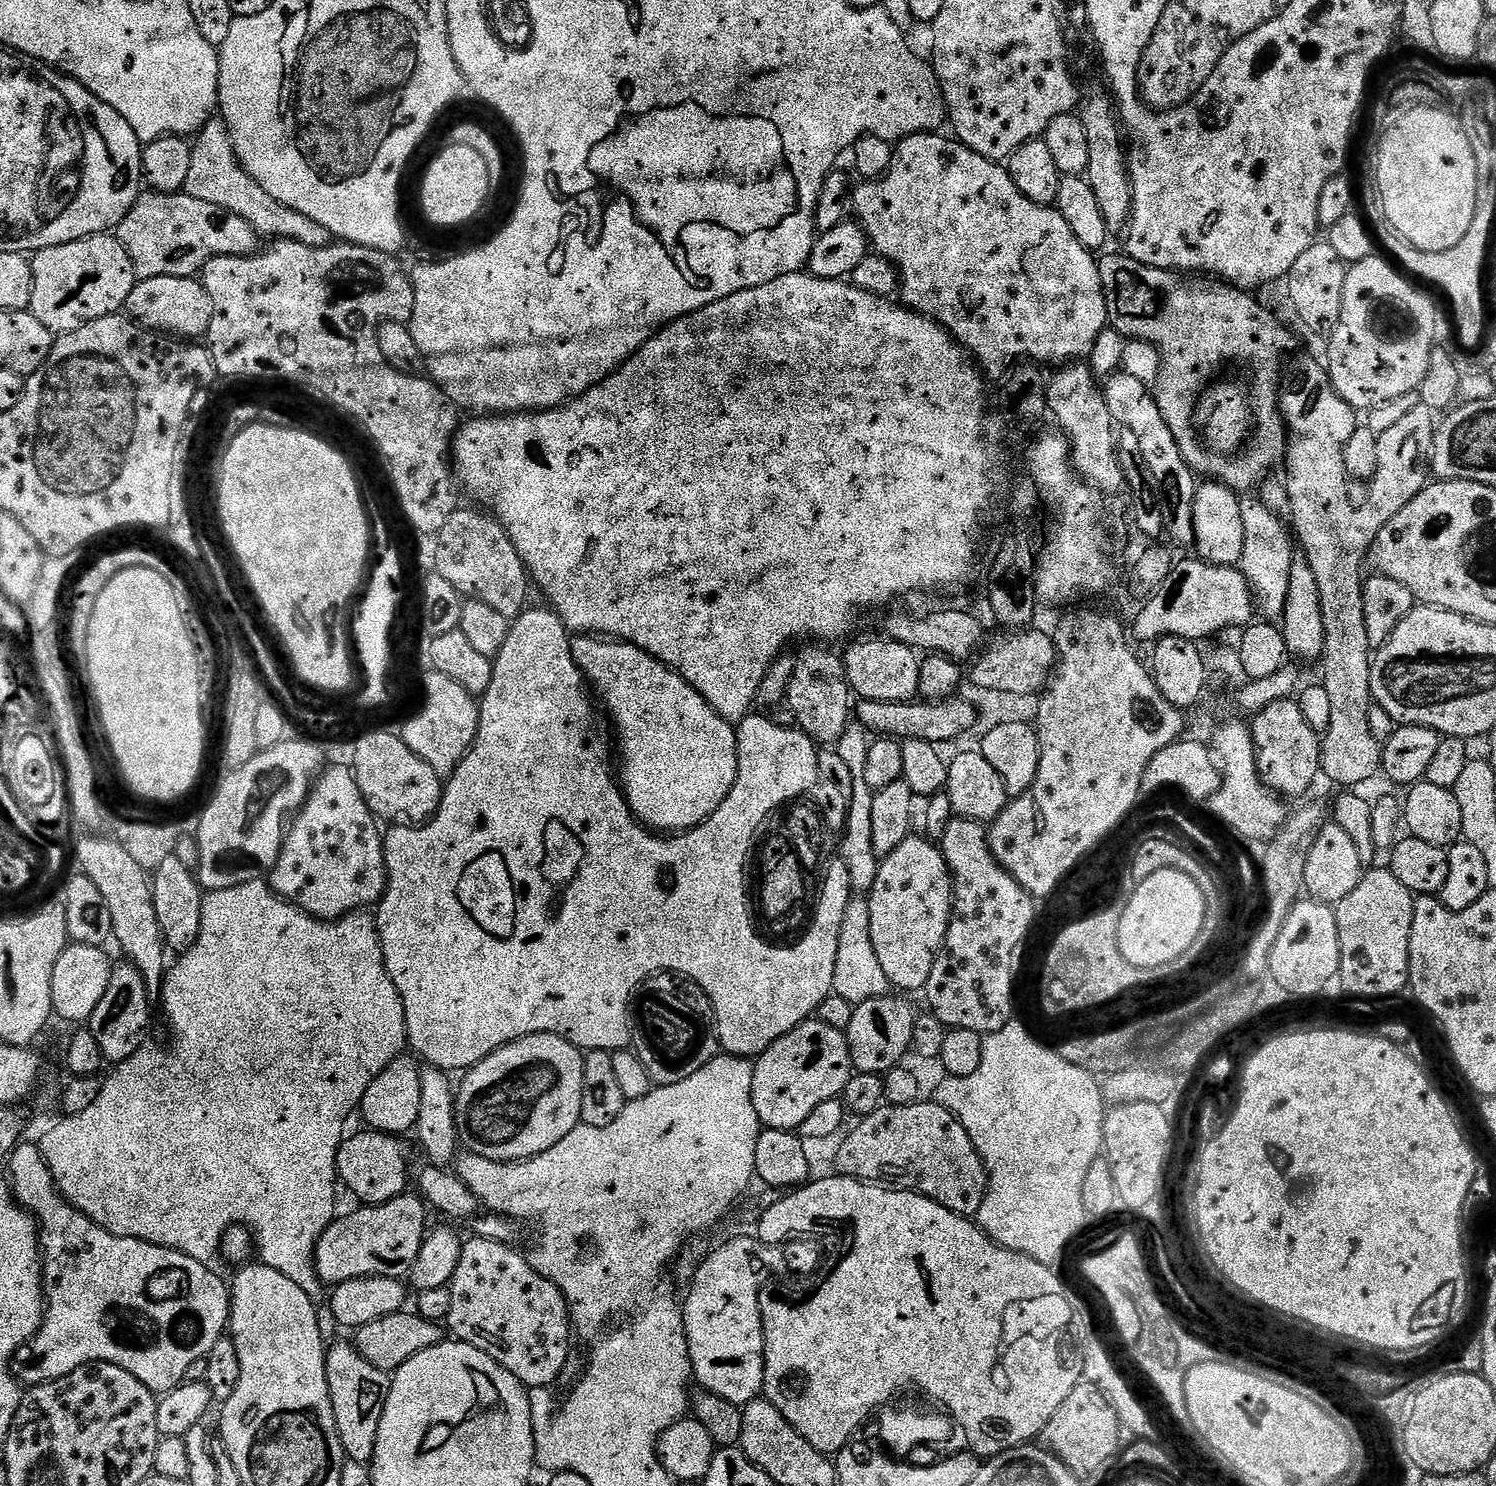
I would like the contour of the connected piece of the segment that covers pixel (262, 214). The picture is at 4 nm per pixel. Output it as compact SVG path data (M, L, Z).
M213 118L195 137L190 158L190 174L186 178L184 192L198 198L202 202L210 202L214 206L222 206L222 210L230 210L238 214L261 237L268 236L272 240L293 240L302 242L302 246L325 248L333 243L334 238L326 226L314 222L314 218L306 218L306 214L298 214L298 210L290 210L290 206L282 206L275 198L270 198L250 174L238 162L234 154L232 140L228 137L228 128L223 119Z

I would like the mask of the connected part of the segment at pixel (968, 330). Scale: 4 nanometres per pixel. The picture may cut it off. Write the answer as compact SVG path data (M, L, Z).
M920 132L917 136L908 136L905 140L899 141L892 153L890 166L883 176L858 183L860 185L857 188L855 185L850 196L851 211L852 208L856 211L855 219L868 236L871 247L879 255L885 256L900 273L899 295L904 296L903 303L911 311L929 316L941 328L946 328L975 357L979 367L984 370L994 367L995 364L1000 368L1007 369L1009 366L1015 365L1021 358L1039 362L1044 366L1047 364L1056 366L1061 362L1083 361L1090 354L1090 350L1094 350L1094 342L1098 339L1098 334L1102 334L1102 330L1109 327L1103 280L1099 276L1097 257L1089 252L1086 246L1082 246L1082 242L1078 242L1078 238L1074 238L1074 230L1070 230L1070 226L1066 226L1066 218L1062 218L1062 214L1056 211L1055 207L1030 202L1030 198L1026 198L1022 194L1022 190L1018 190L1018 186L1014 186L1007 167L1001 166L995 160L982 158L982 154L970 150L955 138L947 140L946 137L940 135L944 134Z

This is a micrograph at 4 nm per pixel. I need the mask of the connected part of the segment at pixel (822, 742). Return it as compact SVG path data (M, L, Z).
M820 642L803 645L800 656L795 657L794 678L790 678L786 708L796 715L795 727L805 732L820 746L832 746L842 738L850 723L850 689L844 662L839 651L831 652L831 647Z

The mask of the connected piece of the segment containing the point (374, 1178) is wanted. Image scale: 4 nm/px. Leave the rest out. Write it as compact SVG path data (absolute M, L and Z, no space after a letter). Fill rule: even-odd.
M375 1130L364 1131L357 1136L349 1135L341 1143L336 1159L336 1175L339 1183L343 1187L345 1184L360 1199L361 1205L376 1207L407 1191L408 1150L402 1146L402 1140L397 1135Z

